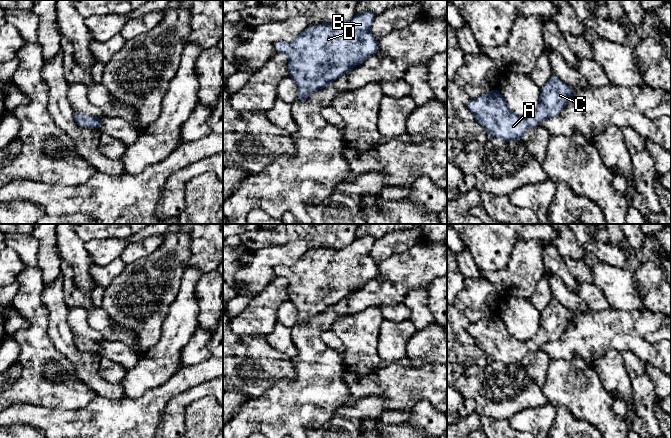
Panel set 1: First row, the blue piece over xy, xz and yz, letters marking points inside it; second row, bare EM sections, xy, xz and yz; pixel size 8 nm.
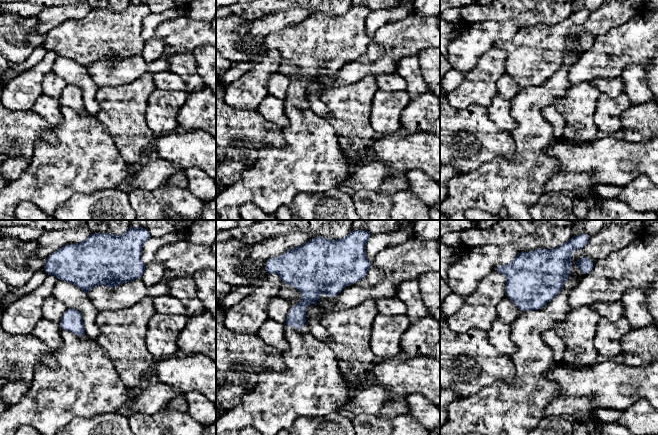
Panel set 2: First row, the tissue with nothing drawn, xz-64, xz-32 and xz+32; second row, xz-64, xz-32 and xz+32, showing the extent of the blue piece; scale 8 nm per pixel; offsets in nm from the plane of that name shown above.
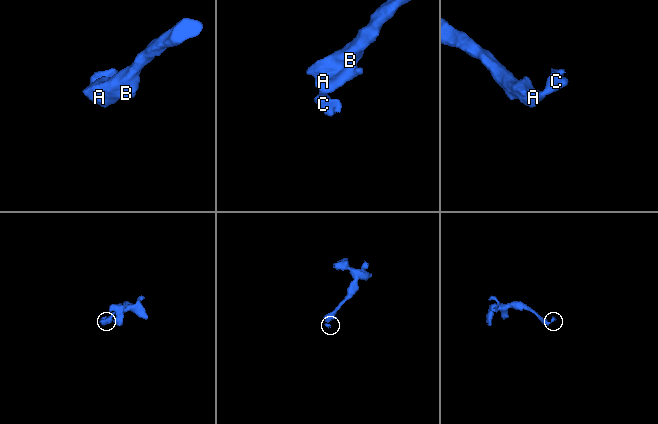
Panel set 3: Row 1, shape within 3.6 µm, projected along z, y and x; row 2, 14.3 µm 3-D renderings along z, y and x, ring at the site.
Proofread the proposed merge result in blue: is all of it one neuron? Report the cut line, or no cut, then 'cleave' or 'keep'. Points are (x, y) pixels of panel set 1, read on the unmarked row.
cut none; keep

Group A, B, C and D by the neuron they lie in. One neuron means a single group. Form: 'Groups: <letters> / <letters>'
Groups: A B C D

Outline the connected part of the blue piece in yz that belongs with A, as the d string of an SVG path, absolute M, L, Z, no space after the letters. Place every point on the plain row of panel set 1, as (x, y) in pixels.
M552 298L540 314L539 329L533 339L518 340L513 337L498 313L483 317L476 323L469 323L467 330L489 361L499 361L507 367L520 364L528 352L559 339L572 323L573 312Z

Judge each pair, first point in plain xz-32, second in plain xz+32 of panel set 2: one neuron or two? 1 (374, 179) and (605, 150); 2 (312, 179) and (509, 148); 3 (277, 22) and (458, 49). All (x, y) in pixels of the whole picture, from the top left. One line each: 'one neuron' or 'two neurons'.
1: two neurons
2: two neurons
3: one neuron

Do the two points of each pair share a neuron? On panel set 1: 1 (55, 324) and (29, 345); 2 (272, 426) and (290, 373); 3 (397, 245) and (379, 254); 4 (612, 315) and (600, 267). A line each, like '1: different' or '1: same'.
1: different
2: different
3: same
4: different

